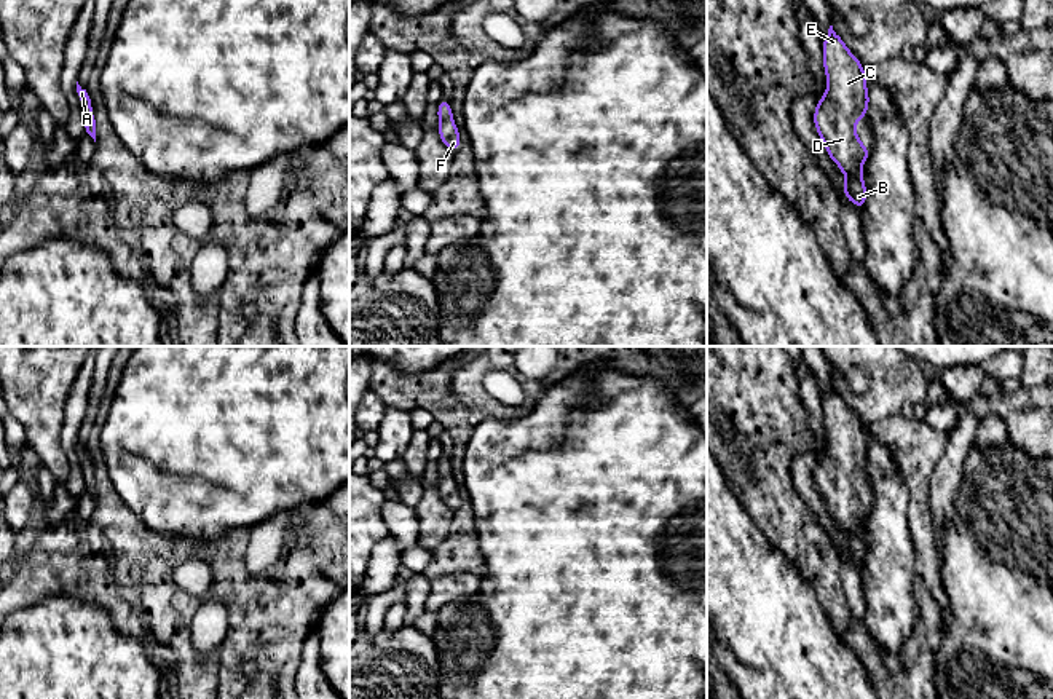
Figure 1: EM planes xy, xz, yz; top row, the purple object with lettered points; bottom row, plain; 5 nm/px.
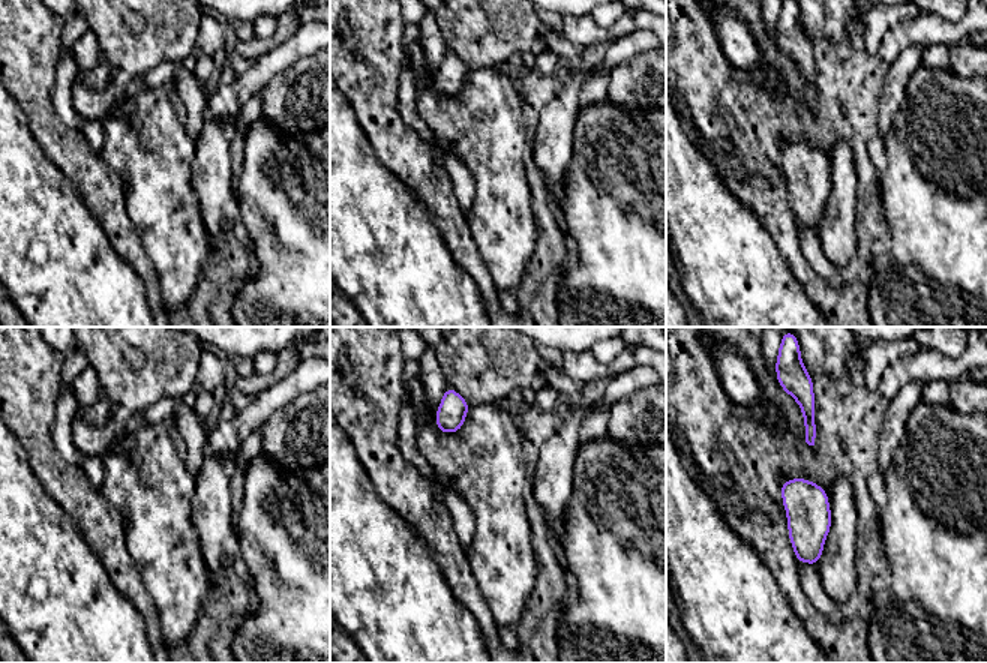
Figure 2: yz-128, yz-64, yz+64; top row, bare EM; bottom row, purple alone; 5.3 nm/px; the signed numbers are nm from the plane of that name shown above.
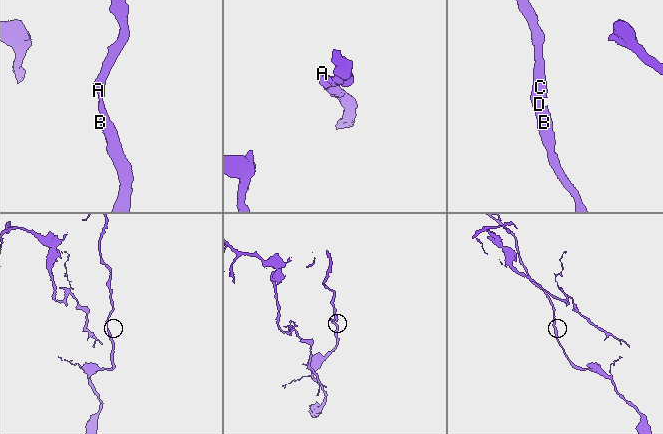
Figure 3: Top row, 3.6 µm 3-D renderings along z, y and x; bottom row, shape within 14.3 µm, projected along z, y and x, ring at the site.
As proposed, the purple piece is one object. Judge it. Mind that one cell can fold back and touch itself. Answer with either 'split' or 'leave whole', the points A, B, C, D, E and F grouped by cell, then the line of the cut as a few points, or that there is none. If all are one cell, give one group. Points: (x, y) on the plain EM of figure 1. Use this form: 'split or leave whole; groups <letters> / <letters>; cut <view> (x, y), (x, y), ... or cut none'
leave whole; groups A B C D E F; cut none

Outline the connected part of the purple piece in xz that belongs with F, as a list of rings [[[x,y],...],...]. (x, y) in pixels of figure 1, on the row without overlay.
[[[442,455],[437,461],[439,493],[447,507],[453,509],[463,503],[458,485],[453,479],[450,456]]]

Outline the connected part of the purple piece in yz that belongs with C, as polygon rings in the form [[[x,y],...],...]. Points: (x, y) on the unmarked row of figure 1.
[[[833,383],[828,386],[822,407],[828,444],[825,453],[818,456],[812,476],[828,514],[846,531],[846,544],[841,552],[863,568],[868,551],[862,522],[870,515],[870,506],[858,498],[854,480],[866,476],[871,458],[866,450],[866,428],[833,388]]]

